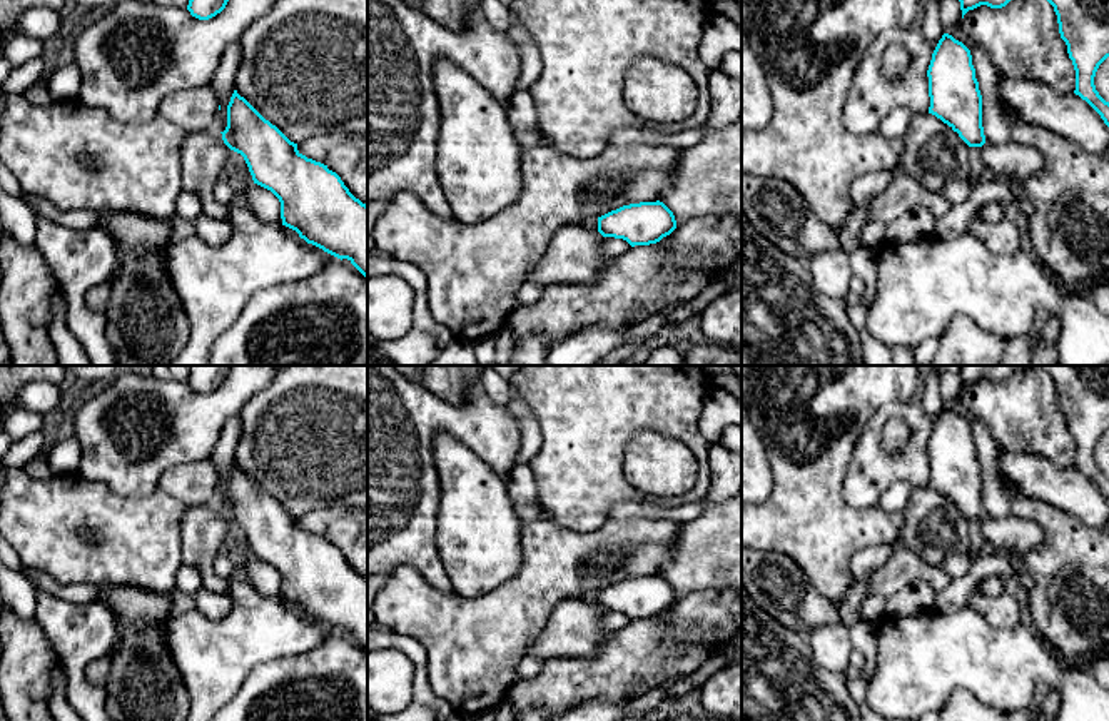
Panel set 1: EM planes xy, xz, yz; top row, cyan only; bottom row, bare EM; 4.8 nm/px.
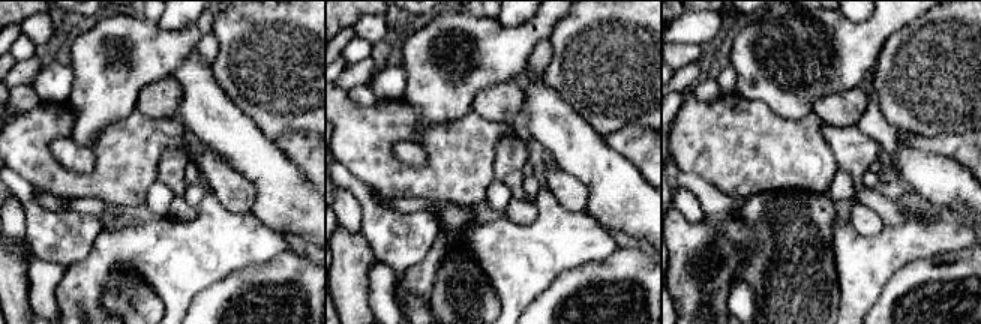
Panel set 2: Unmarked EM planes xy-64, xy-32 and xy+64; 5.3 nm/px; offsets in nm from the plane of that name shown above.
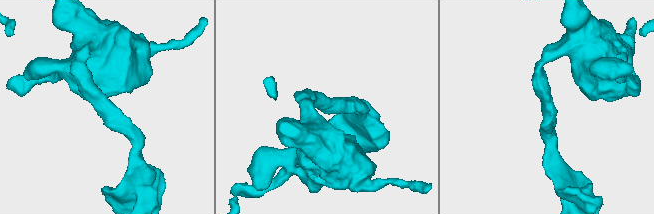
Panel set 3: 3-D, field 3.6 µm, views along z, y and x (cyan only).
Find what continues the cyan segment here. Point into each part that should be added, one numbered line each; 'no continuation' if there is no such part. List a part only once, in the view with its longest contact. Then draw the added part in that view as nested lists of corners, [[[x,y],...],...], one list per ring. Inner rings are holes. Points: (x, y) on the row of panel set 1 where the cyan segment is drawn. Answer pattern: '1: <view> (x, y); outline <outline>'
no continuation

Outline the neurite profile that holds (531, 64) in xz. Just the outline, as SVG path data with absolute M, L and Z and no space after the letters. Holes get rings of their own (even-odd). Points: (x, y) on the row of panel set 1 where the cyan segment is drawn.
M513 22L508 35L518 45L521 55L521 72L514 92L529 90L543 70L541 53L529 33L521 25Z

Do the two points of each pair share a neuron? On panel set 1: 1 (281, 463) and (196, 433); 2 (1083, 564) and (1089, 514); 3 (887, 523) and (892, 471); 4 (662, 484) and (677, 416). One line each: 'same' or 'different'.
1: different
2: different
3: different
4: different

